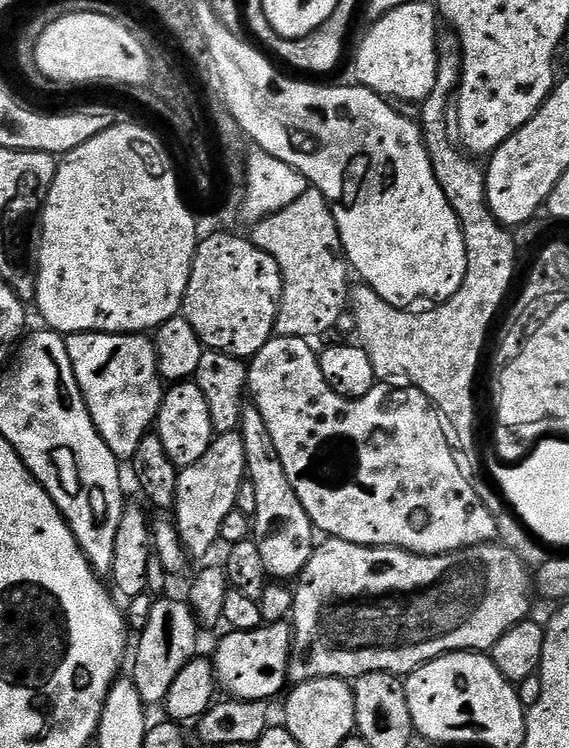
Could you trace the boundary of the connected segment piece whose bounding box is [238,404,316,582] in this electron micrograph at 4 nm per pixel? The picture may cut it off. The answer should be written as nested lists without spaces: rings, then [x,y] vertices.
[[[254,404],[245,407],[238,431],[246,449],[246,476],[254,482],[257,495],[256,512],[252,517],[253,539],[261,551],[262,562],[265,563],[266,572],[271,579],[280,582],[289,581],[290,578],[295,579],[299,577],[306,562],[315,552],[315,524],[306,514],[297,491],[291,485],[290,478],[286,476],[285,466],[278,457],[278,450],[275,449],[274,440],[266,427],[265,419]]]

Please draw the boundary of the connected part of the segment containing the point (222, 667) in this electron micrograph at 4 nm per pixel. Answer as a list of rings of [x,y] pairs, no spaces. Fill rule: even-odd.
[[[268,622],[249,632],[227,633],[216,648],[216,682],[224,688],[229,697],[238,700],[271,701],[280,691],[285,691],[284,684],[289,683],[288,663],[292,653],[292,625],[288,622]]]

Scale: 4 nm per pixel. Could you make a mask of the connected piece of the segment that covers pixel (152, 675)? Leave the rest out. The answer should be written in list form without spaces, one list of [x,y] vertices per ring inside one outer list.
[[[166,597],[155,599],[152,603],[147,624],[139,633],[140,640],[130,672],[130,678],[138,688],[139,697],[150,708],[163,705],[179,671],[197,655],[200,625],[192,607],[183,599],[180,601]]]

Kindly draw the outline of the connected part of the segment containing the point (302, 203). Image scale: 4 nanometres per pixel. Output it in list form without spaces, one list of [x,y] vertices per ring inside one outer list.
[[[309,187],[290,206],[255,221],[250,239],[278,262],[284,289],[274,329],[277,336],[311,341],[336,326],[350,304],[350,265],[340,241],[340,231],[326,197]]]

